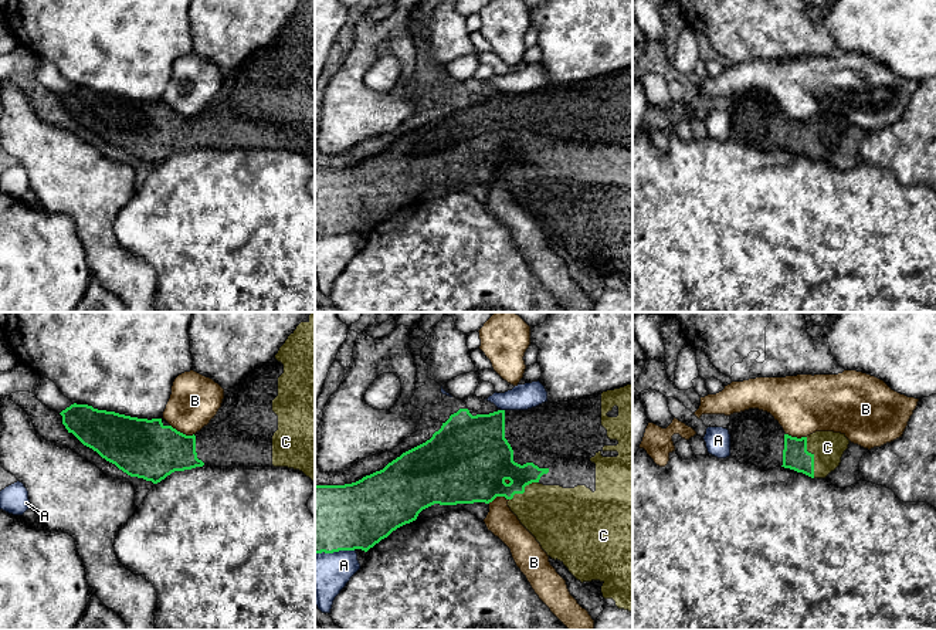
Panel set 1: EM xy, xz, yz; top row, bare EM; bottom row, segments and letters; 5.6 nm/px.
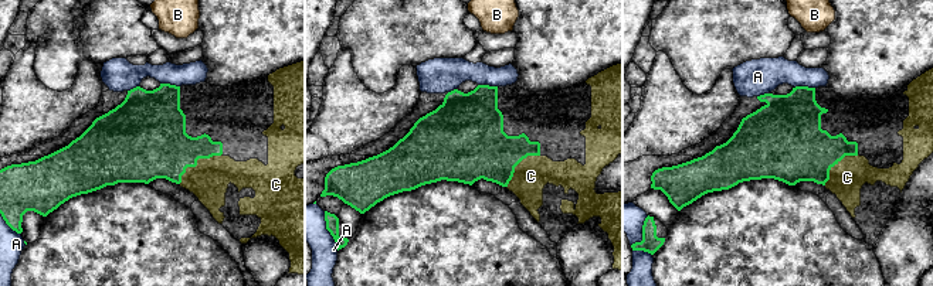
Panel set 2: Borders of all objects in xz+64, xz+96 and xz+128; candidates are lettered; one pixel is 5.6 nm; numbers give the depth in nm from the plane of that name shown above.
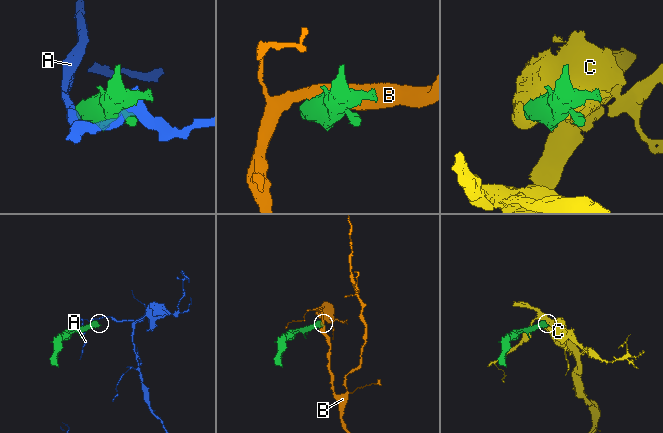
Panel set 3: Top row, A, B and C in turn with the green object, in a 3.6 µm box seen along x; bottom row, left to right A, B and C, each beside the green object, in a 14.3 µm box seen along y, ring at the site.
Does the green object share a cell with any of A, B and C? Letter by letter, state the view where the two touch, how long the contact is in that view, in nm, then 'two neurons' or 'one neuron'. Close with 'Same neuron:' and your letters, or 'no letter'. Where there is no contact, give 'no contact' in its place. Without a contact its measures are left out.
A: xz | 220 nm | two neurons
B: xy | 150 nm | two neurons
C: yz | 240 nm | two neurons
Same neuron: no letter

